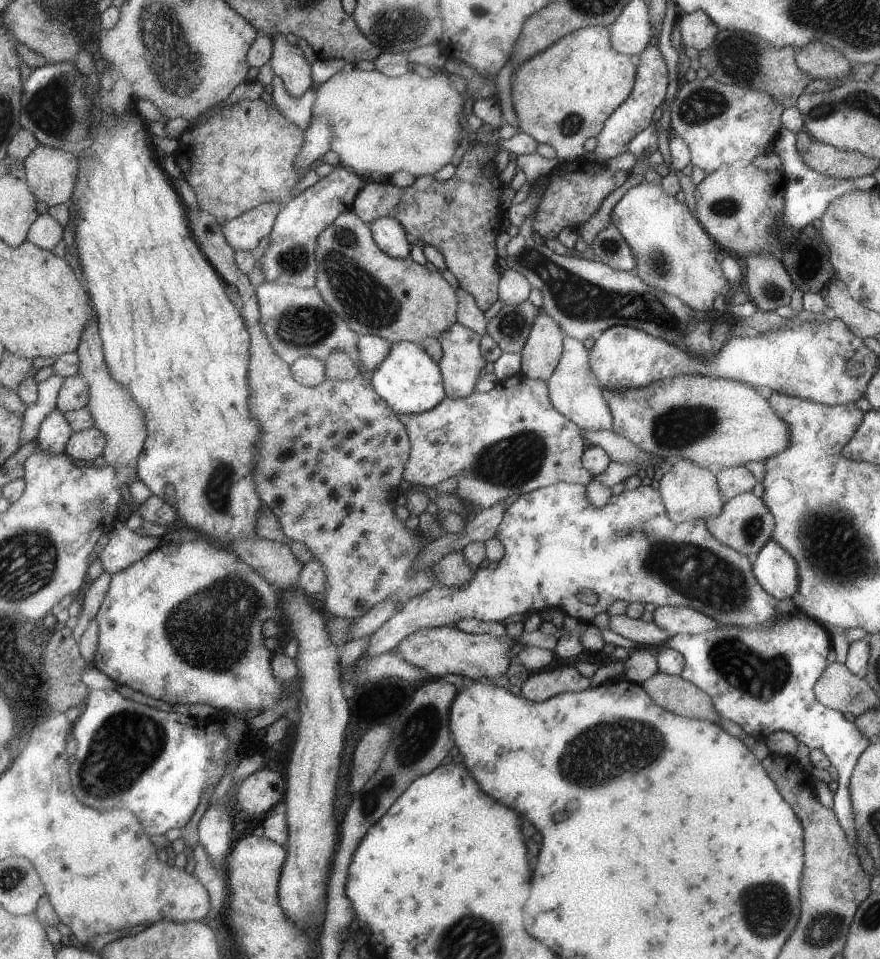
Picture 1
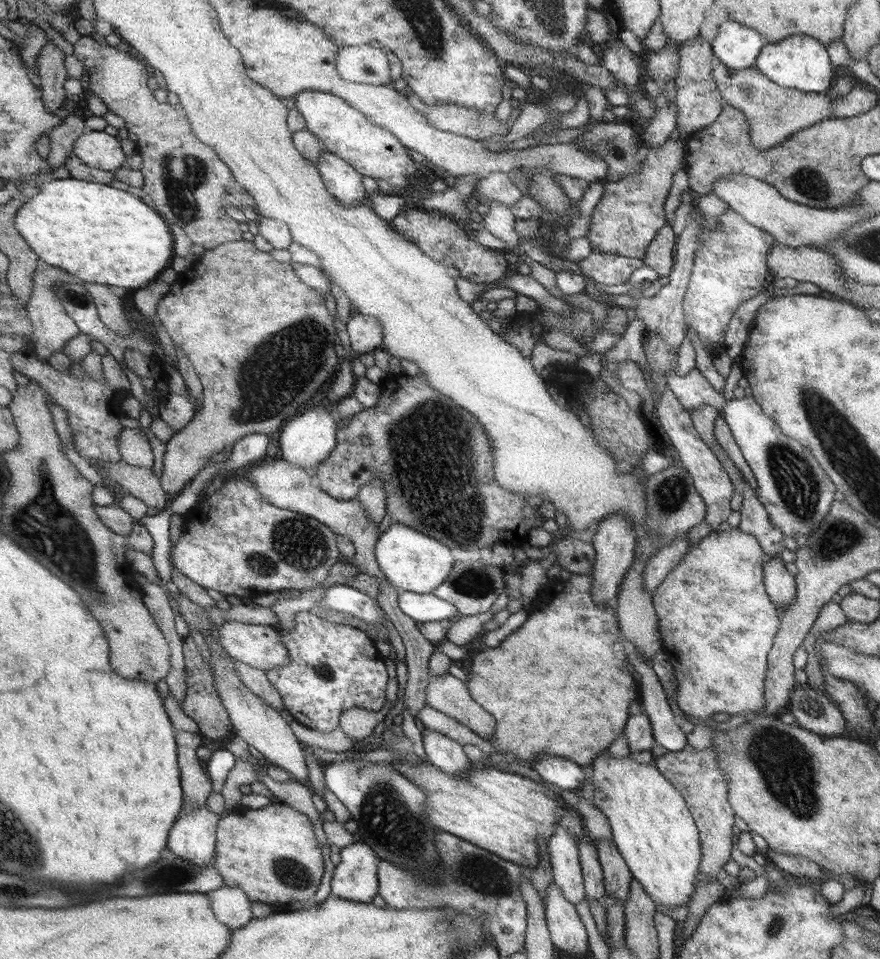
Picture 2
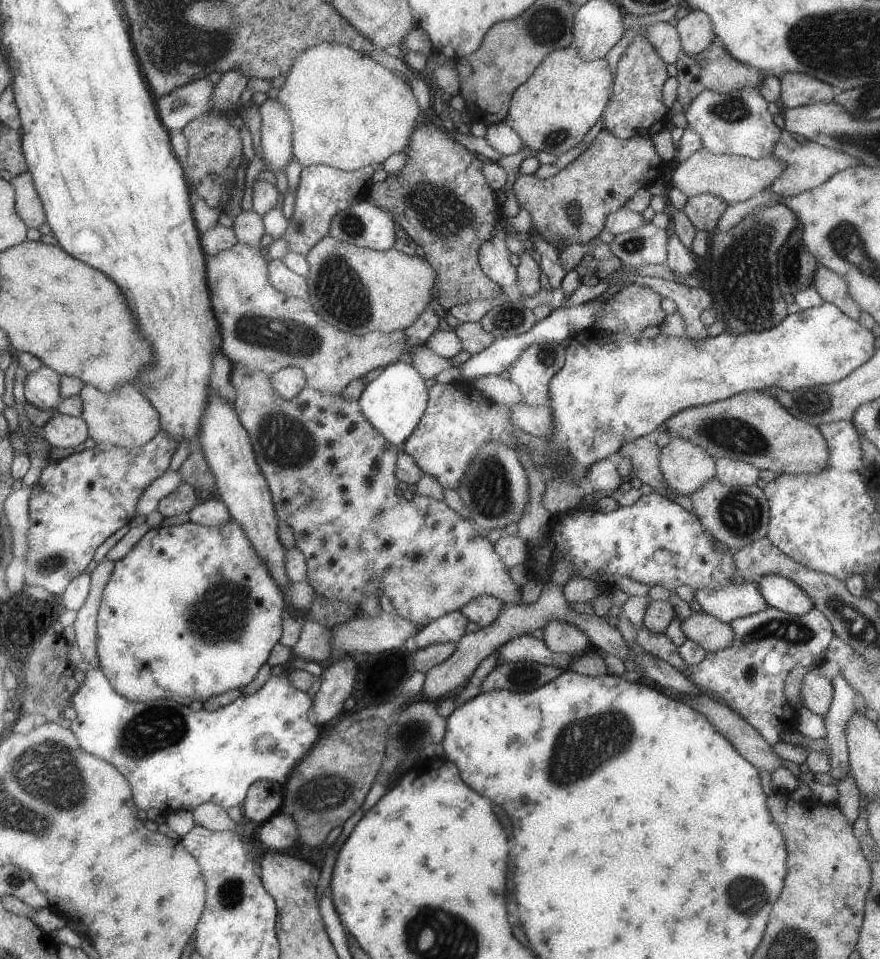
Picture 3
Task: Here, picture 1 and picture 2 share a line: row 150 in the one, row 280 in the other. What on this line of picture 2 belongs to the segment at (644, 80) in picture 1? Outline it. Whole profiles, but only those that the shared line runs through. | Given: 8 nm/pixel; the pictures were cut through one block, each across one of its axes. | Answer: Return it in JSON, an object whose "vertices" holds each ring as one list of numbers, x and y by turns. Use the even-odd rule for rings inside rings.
{"vertices":[[589,253,577,264,582,270,582,276,591,278,599,284,611,285,628,280,630,274,642,265,642,261,619,255]]}

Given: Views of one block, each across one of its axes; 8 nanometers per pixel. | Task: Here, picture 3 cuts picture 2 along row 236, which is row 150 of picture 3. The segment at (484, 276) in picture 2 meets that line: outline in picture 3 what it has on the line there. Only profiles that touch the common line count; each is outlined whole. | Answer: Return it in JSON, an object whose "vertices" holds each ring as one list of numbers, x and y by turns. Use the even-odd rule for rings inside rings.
{"vertices":[[428,119,426,122,423,122,422,126,419,126,415,132,412,133,412,136,409,136,409,143,403,150,401,150,403,154,405,154,405,160,403,160,403,166,397,170,397,172,393,172,392,174,387,173,387,177,383,182,379,182,373,184,372,188,369,188,369,196,365,198,366,202,369,204,375,204,378,208,387,210,387,212,391,212,393,214,393,220,395,220,395,224,397,226,401,226,401,229,405,232,405,236,409,238,409,240,413,243,414,246,419,246,423,250,423,260,431,266,433,272,437,274,437,280,435,280,435,296,433,299,436,299,438,304,444,309,447,310,451,308,451,306,464,304,465,302,470,302,473,300,493,300,493,298,503,298,503,290,500,289,500,286,494,284,491,280,489,280,488,276,481,272,480,264,479,264,479,251,483,243,495,232,493,232,493,228,497,226,497,218,499,218,499,206,497,206,497,202,495,202,495,198,493,198,493,192,491,192,491,188,487,185,485,178,483,178,483,174,481,174,481,160,477,160,477,156,475,154,471,154,468,152,461,144,457,143,457,140,453,138,449,138,445,132,441,132,437,126,435,126,434,122,431,119]]}

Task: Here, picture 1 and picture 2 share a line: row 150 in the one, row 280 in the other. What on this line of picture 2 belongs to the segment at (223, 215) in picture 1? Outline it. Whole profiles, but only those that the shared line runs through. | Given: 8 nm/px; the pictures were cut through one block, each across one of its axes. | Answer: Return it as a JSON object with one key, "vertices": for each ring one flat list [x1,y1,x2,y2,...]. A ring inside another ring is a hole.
{"vertices":[[243,239,225,242,212,249,204,249,204,253,197,256,190,267,184,267,182,272,176,273,176,279,170,284,169,290,157,302,155,315,175,347,181,347,189,362,194,366,194,371,202,386,202,393,200,404,196,407,192,419,178,433,174,433,171,439,166,440,163,468,161,476,158,477,161,490,175,496,185,488,184,486,195,474,198,474,205,467,205,463,211,457,222,452,222,450,224,451,225,448,231,450,237,440,247,436,247,434,271,435,275,430,279,430,281,422,287,416,291,417,291,414,295,414,295,410,302,406,303,402,308,401,317,392,317,388,333,374,333,370,337,366,337,356,333,352,335,332,333,332,333,324,331,324,331,314,327,312,321,295,321,293,309,288,299,279,296,273,293,272,290,262,280,263,275,261,268,252,257,250,257,247,251,241]]}

